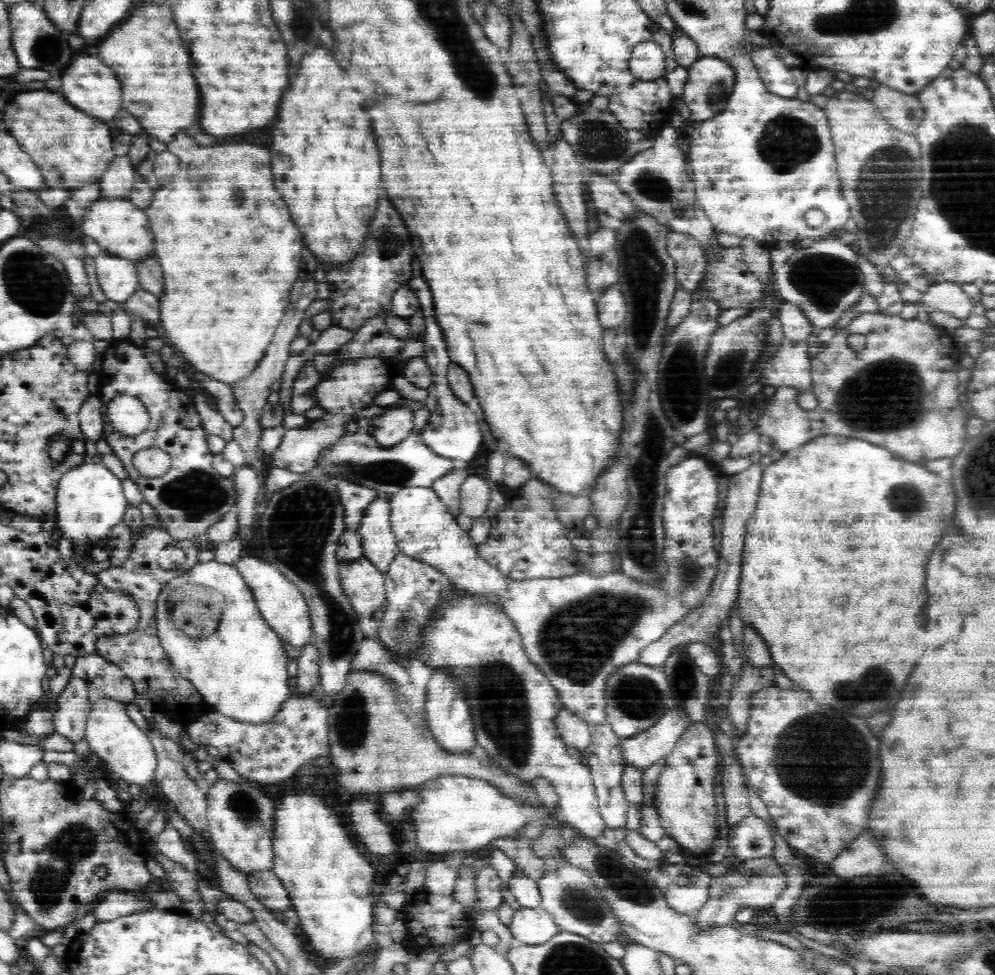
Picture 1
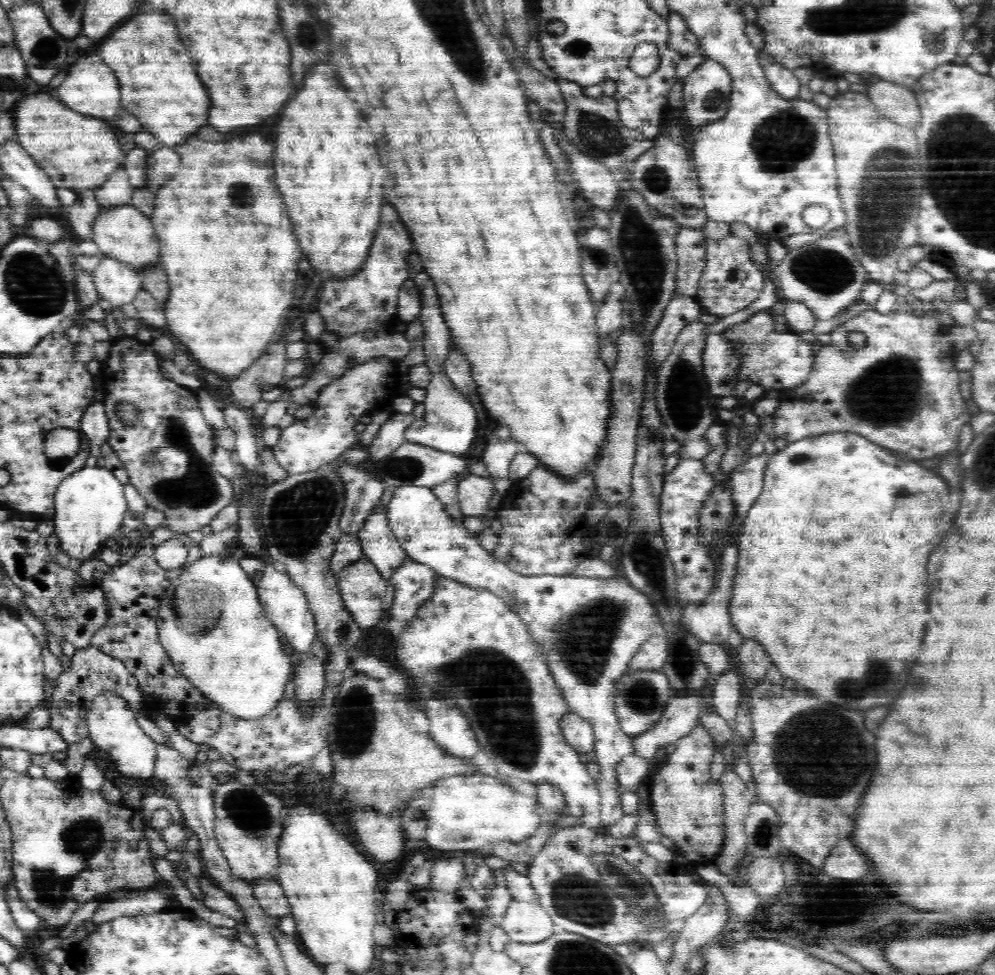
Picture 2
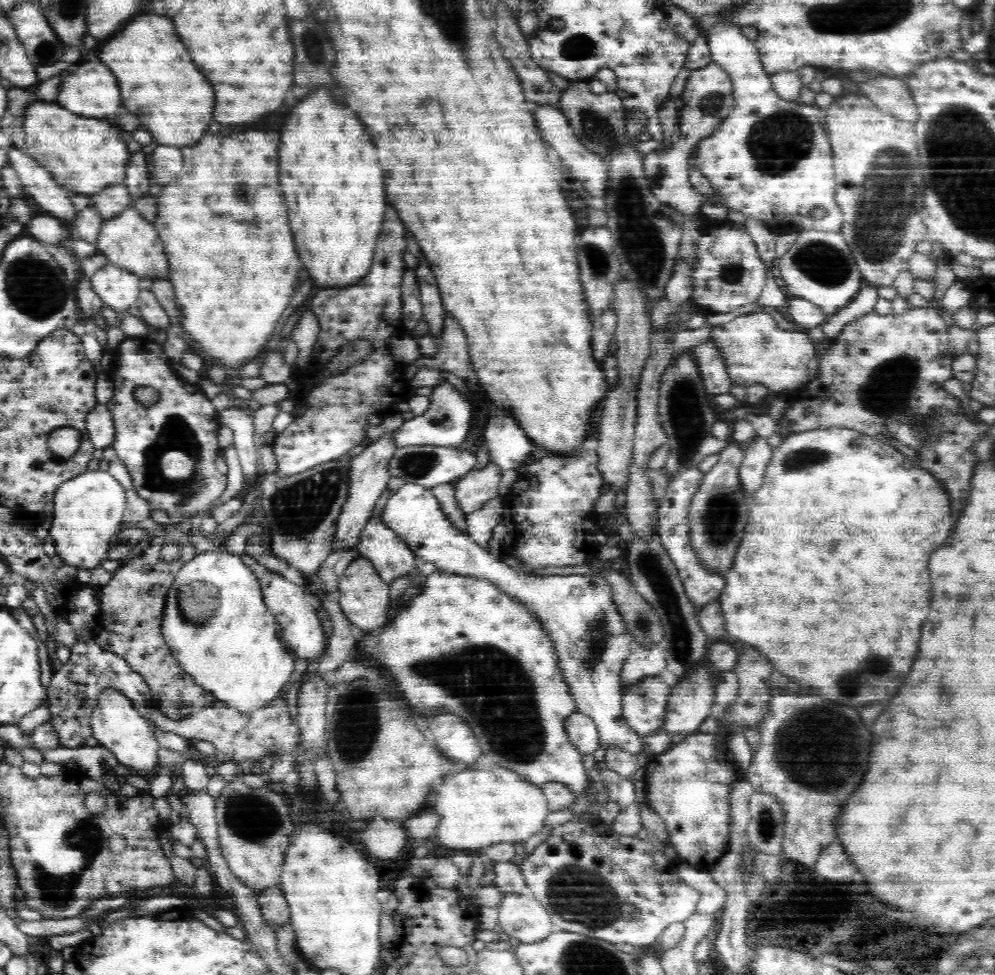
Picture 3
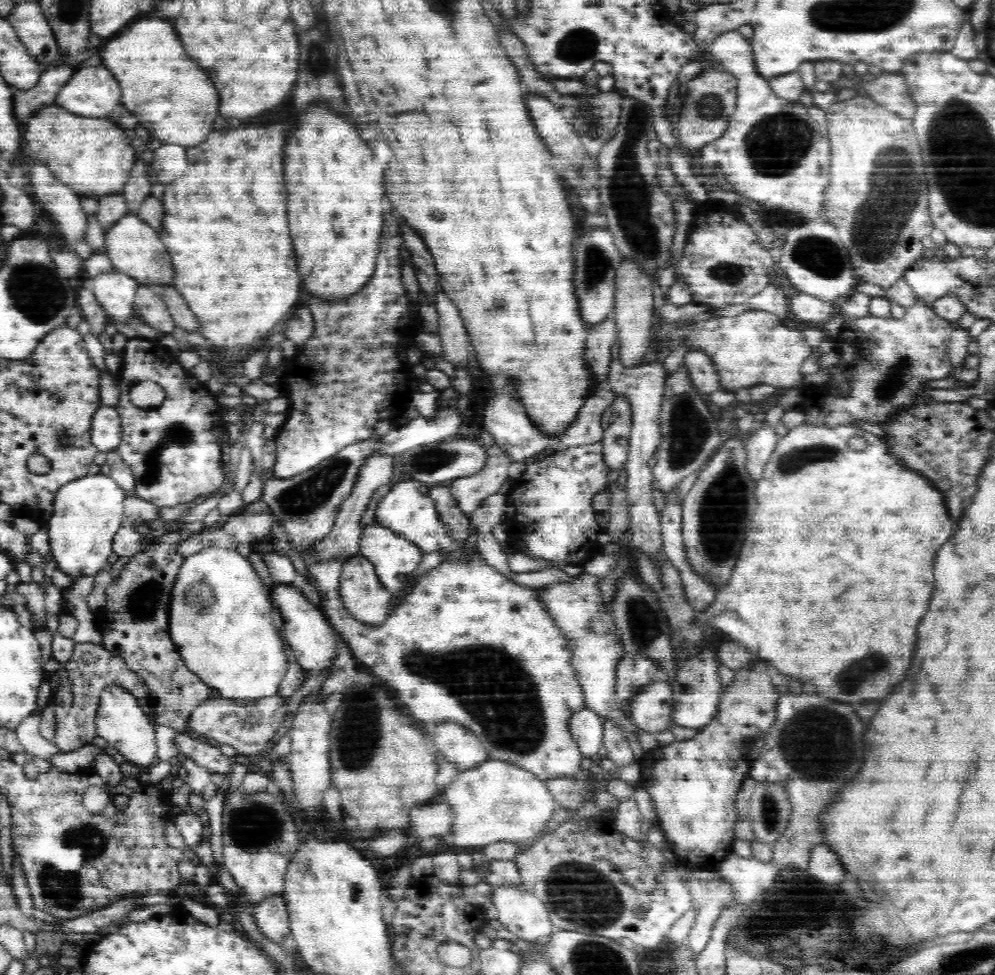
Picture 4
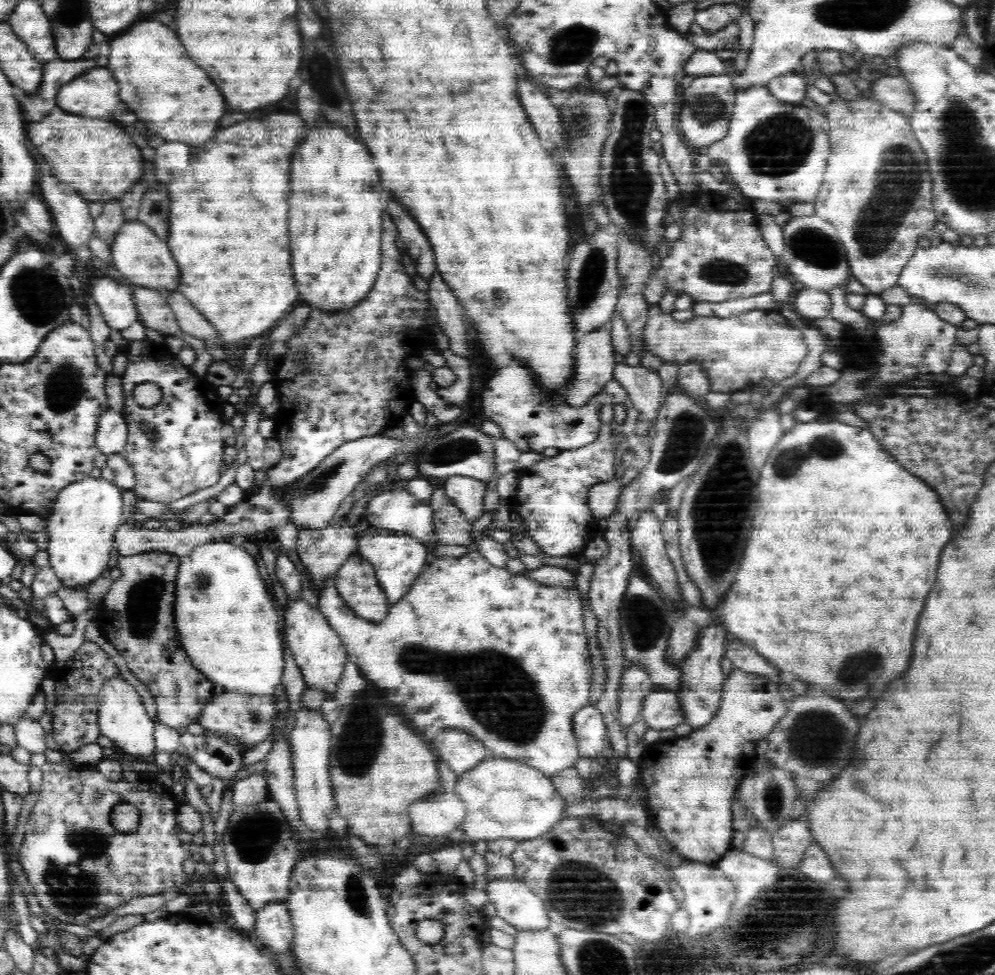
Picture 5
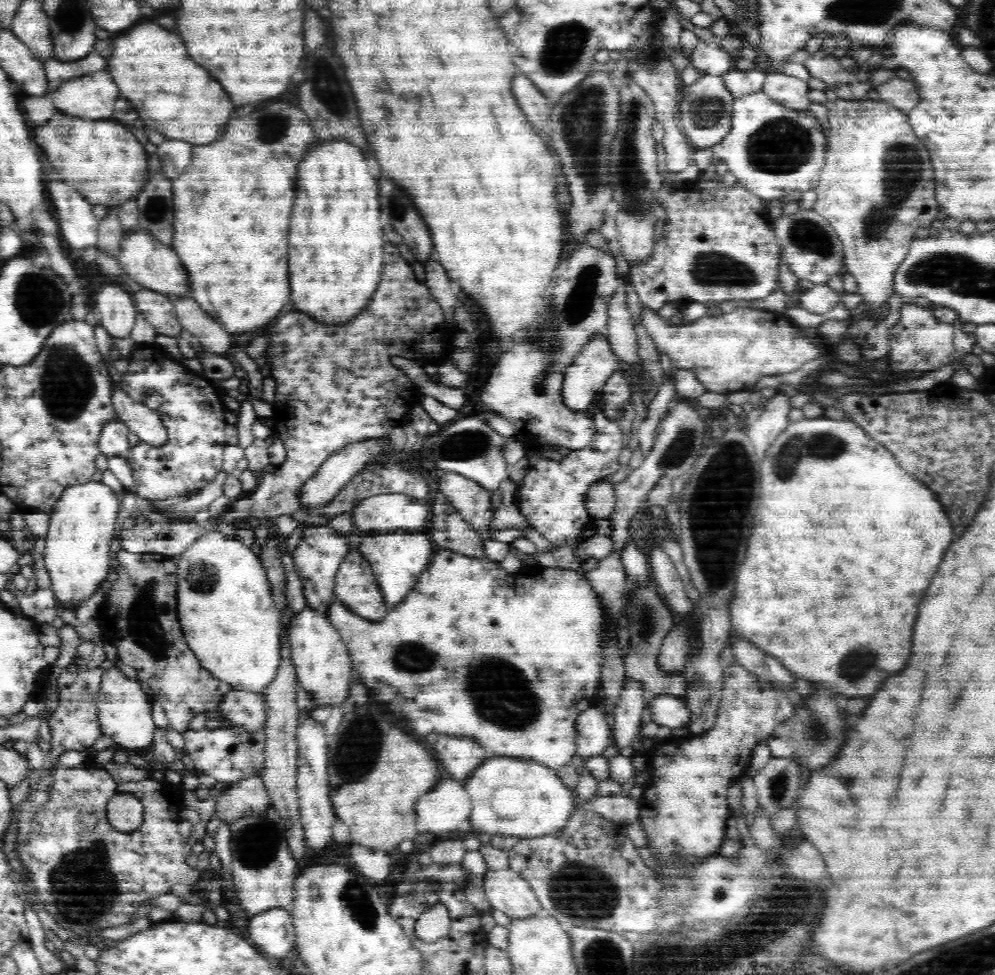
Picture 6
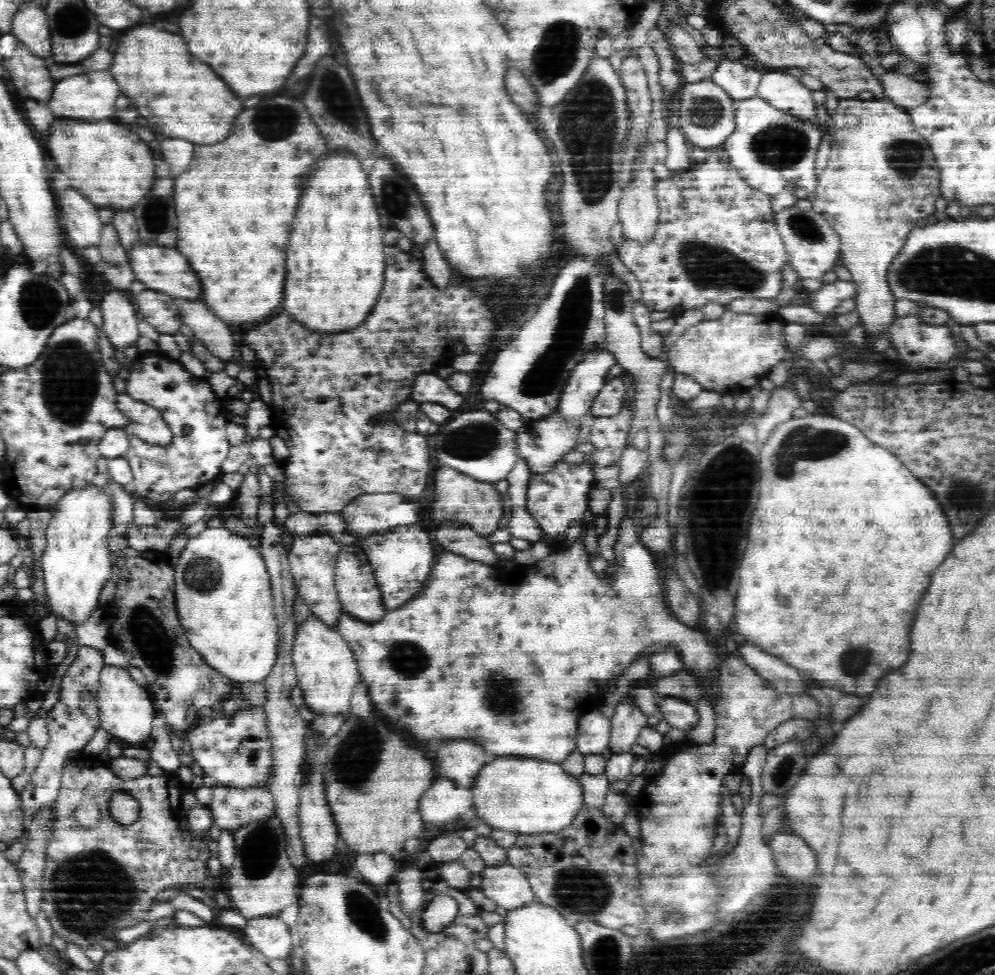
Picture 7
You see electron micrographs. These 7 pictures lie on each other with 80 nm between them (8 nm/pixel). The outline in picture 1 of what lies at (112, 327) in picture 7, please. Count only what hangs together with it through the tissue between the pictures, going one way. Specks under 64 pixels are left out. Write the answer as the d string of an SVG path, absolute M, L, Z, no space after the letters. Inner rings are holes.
M103 251L93 260L99 286L108 299L124 303L139 289L139 276L134 261Z

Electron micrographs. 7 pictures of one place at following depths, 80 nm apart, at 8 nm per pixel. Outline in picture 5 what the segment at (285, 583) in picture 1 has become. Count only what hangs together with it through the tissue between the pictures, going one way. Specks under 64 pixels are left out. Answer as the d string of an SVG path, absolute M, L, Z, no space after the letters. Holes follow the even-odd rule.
M310 598L302 600L290 600L282 609L282 625L286 631L286 644L292 651L294 660L302 668L303 679L308 682L310 689L318 688L318 691L334 692L336 686L343 678L344 665L349 660L346 647L342 646L342 640L336 630L320 613L320 610L312 603Z

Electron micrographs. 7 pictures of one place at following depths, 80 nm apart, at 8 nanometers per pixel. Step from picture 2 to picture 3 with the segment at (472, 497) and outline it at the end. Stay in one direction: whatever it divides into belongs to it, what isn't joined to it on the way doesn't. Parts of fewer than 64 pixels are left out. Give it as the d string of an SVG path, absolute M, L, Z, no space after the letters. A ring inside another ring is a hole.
M489 460L483 469L471 469L466 476L456 479L454 494L460 508L466 514L470 514L486 506L489 500L499 498L498 483L500 482L501 476L502 470L499 469L499 465L495 464L495 461Z

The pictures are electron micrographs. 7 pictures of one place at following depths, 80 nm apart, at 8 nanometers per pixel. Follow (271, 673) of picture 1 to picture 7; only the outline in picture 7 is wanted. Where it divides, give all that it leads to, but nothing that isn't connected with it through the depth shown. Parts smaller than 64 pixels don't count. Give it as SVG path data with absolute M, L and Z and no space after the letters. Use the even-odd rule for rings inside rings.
M224 526L206 527L189 538L173 565L177 613L188 643L235 684L265 681L278 658L279 637L262 553Z

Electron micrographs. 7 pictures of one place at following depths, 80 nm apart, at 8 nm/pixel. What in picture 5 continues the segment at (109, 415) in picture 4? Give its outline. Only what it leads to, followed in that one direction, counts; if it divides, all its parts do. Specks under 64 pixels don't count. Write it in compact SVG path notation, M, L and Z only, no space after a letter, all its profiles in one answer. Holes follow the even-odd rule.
M108 409L106 414L100 415L95 432L95 443L103 454L112 455L122 453L126 446L127 436L128 427L125 423L125 418L117 410Z

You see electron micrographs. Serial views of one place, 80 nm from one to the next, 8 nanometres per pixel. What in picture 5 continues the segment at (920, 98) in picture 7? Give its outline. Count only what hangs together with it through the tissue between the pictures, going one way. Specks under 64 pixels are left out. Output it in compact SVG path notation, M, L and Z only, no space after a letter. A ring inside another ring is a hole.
M903 75L884 76L872 84L873 99L888 106L888 108L902 112L906 116L915 111L916 98L908 80Z

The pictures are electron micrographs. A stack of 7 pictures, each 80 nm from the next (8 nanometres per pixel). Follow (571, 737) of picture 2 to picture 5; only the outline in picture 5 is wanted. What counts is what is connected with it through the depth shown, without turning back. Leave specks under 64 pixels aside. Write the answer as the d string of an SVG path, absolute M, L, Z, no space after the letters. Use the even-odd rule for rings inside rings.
M588 705L575 712L572 722L579 756L600 758L602 749L610 744L602 713L594 705Z

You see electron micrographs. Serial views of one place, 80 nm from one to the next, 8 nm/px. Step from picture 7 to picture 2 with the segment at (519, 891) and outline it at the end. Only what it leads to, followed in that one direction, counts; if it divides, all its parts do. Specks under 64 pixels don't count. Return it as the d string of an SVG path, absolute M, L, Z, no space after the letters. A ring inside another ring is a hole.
M512 899L499 922L505 936L517 943L534 944L555 933L555 924L550 915L534 902Z

